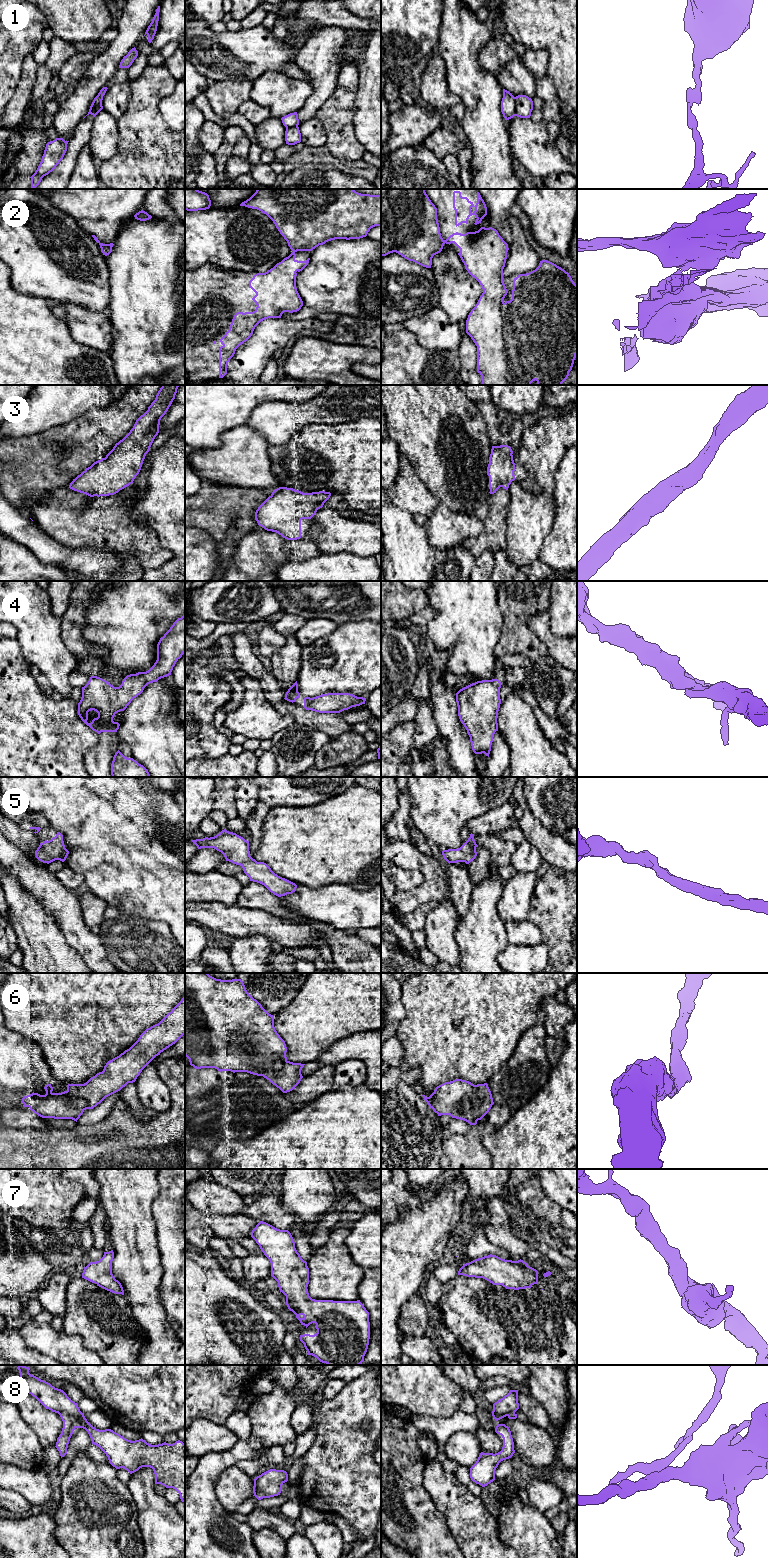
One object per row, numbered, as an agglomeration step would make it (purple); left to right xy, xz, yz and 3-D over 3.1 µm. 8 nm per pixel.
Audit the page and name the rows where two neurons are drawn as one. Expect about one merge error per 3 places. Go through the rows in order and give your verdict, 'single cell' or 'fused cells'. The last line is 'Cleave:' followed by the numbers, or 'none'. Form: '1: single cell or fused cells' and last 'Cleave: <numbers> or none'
1: fused cells
2: fused cells
3: single cell
4: single cell
5: single cell
6: single cell
7: single cell
8: fused cells
Cleave: 1, 2, 8

